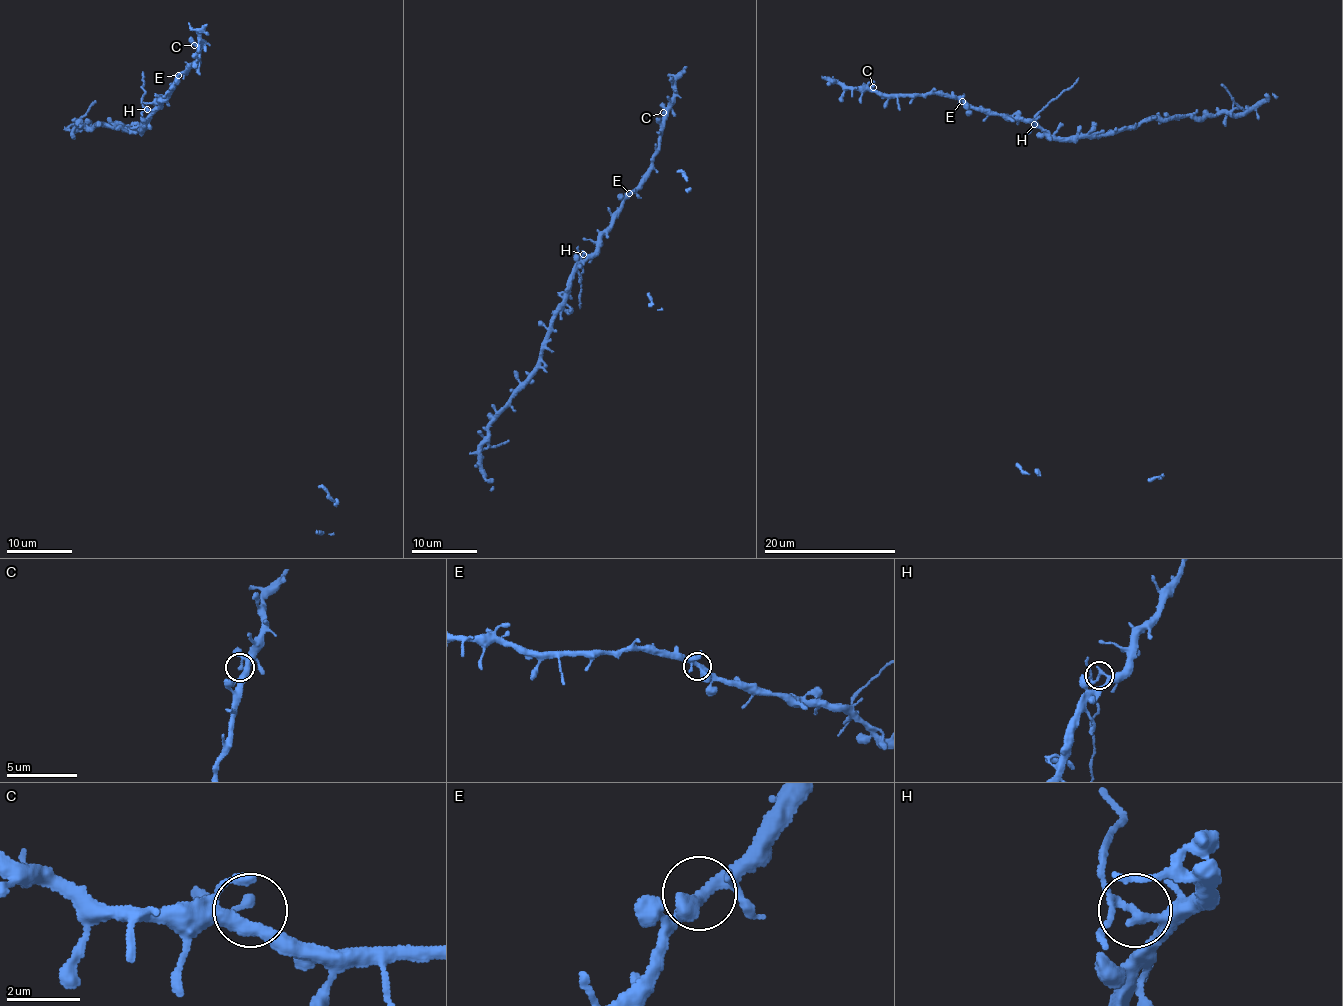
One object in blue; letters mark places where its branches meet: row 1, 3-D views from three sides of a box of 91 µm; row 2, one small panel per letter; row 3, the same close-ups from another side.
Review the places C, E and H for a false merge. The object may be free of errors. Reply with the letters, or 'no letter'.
H

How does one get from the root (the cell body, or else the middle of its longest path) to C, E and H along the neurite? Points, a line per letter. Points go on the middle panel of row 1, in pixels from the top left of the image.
C: (568, 279), (573, 267), (595, 251), (597, 236), (649, 169), (666, 110), (663, 112)
E: (568, 279), (573, 267), (595, 251), (597, 236), (611, 223), (612, 214), (629, 193)
H: (568, 279), (573, 267), (587, 258), (584, 254)

